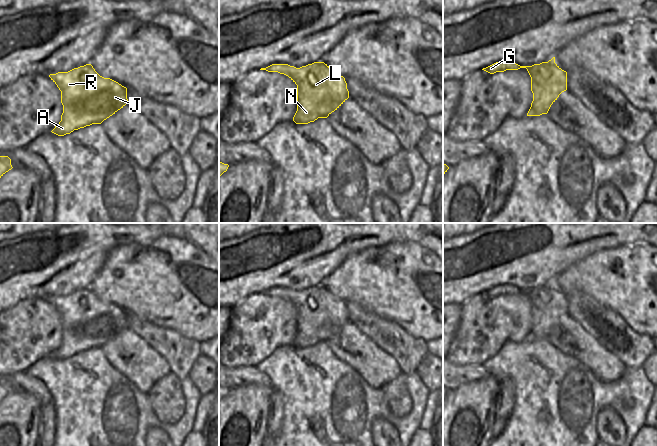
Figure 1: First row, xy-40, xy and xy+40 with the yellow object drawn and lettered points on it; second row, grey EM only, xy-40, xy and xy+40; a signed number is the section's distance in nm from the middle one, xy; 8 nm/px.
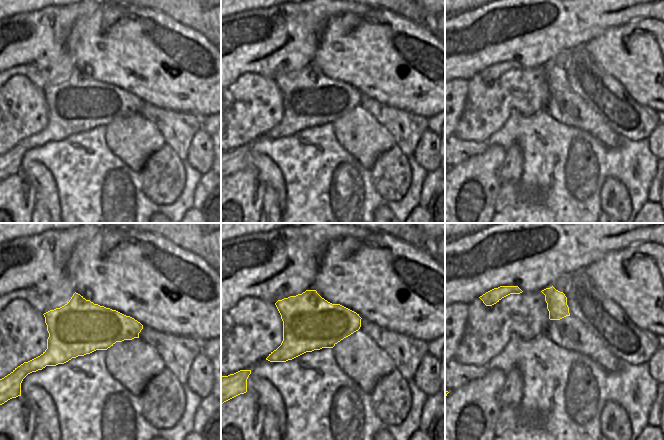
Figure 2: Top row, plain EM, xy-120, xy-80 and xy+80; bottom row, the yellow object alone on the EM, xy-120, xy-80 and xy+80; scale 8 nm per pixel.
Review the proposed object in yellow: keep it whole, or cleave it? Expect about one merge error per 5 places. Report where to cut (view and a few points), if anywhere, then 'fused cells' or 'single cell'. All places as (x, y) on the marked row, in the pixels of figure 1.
cut none; single cell

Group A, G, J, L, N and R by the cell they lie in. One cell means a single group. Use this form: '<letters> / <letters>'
A G J L N R

